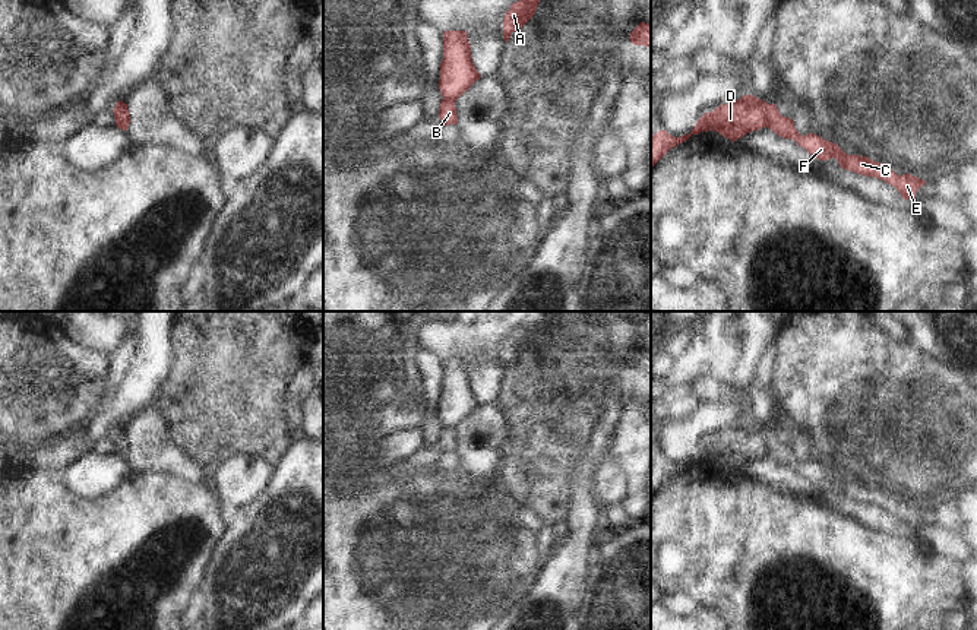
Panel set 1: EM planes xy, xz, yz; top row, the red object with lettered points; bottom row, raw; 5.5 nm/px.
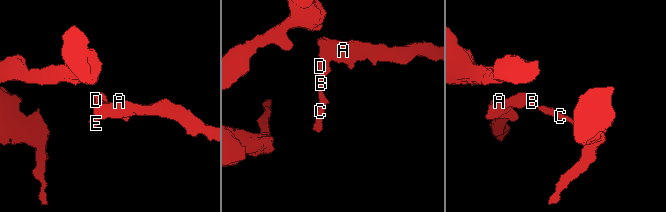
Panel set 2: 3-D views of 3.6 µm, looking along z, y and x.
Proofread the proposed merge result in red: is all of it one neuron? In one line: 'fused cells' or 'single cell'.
fused cells

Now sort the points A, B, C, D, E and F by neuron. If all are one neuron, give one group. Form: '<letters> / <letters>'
A D / B C E F

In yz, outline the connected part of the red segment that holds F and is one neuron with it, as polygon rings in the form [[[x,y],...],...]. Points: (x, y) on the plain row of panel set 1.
[[[768,431],[765,446],[768,456],[784,466],[793,466],[799,474],[804,475],[818,487],[828,488],[835,485],[844,497],[883,507],[885,510],[894,513],[905,528],[916,526],[917,517],[926,512],[924,507],[911,501],[898,503],[891,496],[880,490],[875,490],[867,484],[847,482],[838,472],[825,468],[815,460],[801,463],[796,458],[794,449],[788,444],[782,444],[775,431]]]

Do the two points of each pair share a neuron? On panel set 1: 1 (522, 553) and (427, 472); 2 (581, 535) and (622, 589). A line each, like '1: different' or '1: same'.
1: same
2: different

